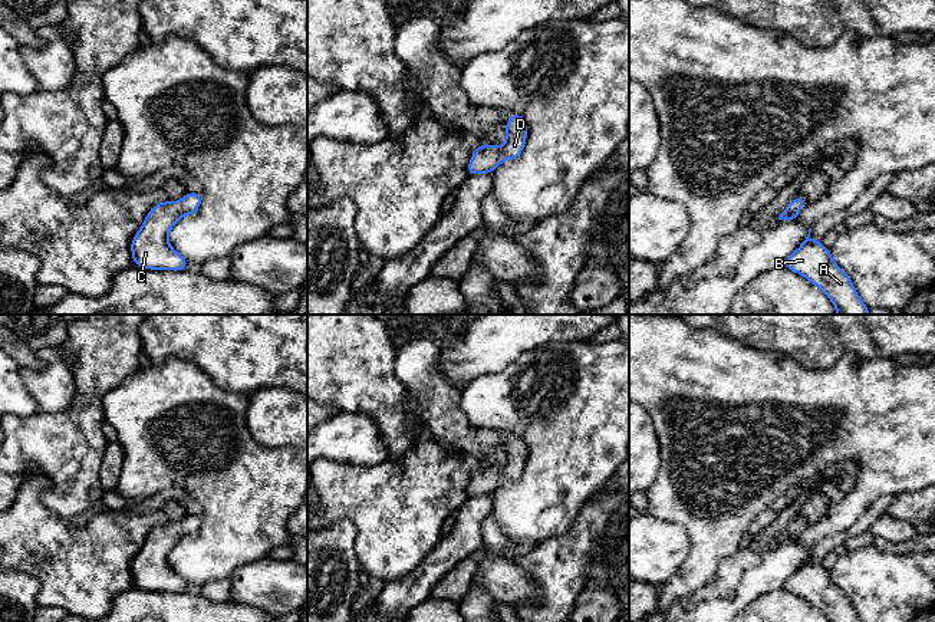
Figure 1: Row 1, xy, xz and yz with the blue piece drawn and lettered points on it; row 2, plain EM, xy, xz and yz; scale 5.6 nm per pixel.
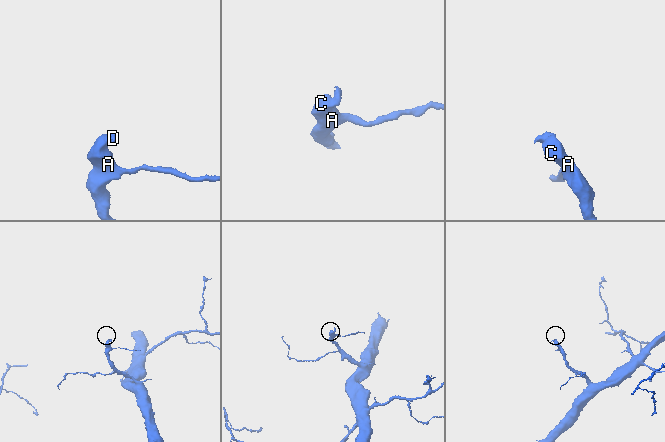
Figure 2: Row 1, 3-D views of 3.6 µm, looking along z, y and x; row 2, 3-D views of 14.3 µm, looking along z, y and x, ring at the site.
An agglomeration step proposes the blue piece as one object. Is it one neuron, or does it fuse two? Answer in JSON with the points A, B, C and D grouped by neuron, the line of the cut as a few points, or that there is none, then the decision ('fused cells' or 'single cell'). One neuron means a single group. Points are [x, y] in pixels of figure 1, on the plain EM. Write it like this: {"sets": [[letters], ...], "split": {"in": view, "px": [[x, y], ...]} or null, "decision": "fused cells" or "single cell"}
{"sets": [["A", "B", "C", "D"]], "split": null, "decision": "single cell"}

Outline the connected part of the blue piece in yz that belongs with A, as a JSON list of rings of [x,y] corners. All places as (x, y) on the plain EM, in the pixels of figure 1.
[[[809,550],[803,566],[790,576],[783,589],[804,598],[830,622],[862,622],[852,600],[834,585],[830,572],[820,562],[811,562],[810,554],[811,550]]]

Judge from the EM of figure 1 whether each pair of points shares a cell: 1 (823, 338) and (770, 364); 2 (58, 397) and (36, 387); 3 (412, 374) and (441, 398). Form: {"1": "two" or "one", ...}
{"1": "two", "2": "one", "3": "one"}

